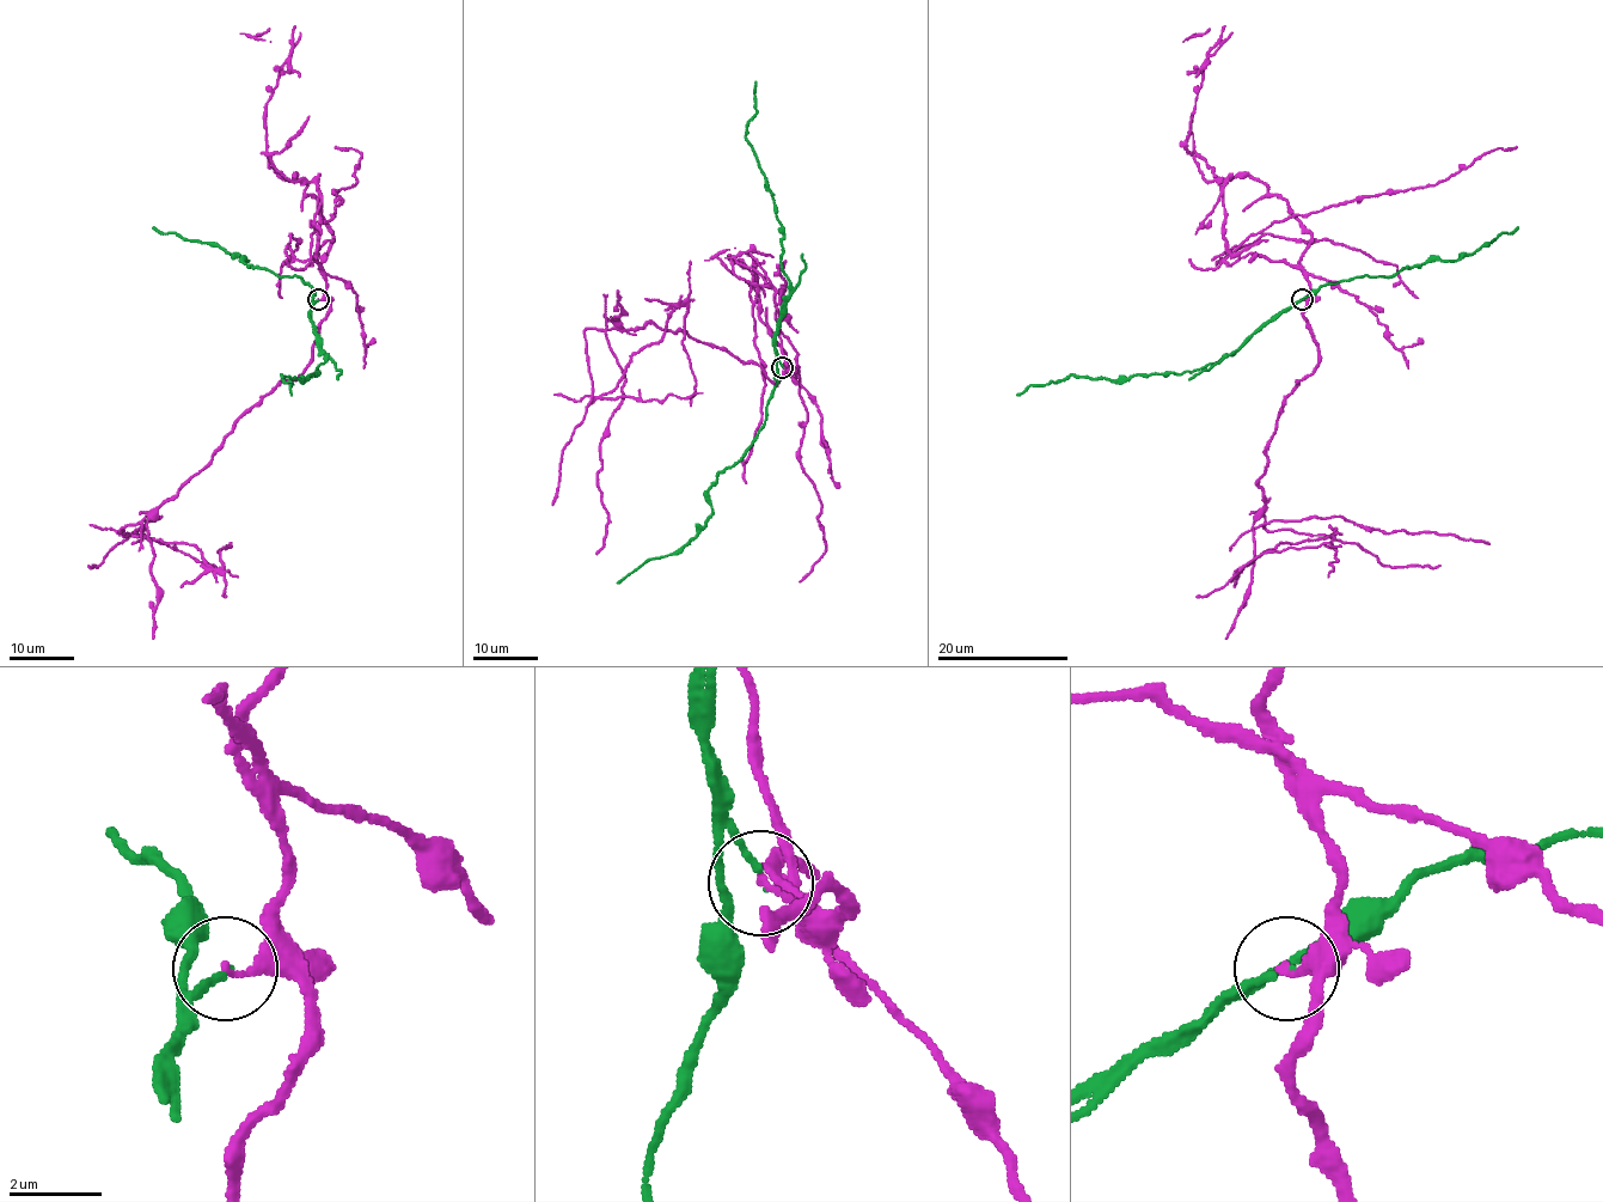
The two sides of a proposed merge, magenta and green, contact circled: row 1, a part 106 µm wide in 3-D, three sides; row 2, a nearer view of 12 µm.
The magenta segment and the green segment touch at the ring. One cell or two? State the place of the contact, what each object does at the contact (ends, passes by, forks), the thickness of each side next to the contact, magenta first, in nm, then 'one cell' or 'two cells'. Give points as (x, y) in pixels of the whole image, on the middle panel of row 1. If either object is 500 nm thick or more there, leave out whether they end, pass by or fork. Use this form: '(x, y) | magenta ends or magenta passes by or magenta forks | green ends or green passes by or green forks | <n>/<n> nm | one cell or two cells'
(782, 367) | magenta ends | green ends | 130/110 nm | two cells

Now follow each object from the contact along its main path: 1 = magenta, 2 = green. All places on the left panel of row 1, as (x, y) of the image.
1: (317, 299), (329, 312), (301, 376), (280, 380), (175, 495), (120, 530), (193, 544), (210, 567), (226, 544)
2: (319, 299), (311, 321), (324, 362), (317, 374), (303, 380), (281, 374), (291, 384), (291, 396)

